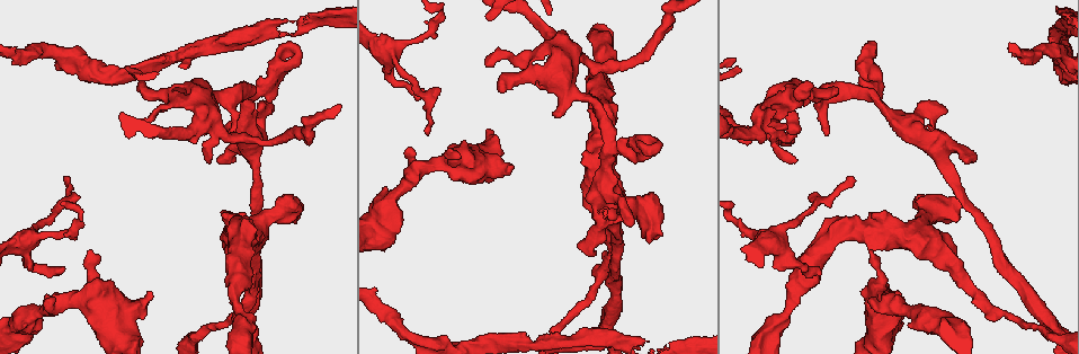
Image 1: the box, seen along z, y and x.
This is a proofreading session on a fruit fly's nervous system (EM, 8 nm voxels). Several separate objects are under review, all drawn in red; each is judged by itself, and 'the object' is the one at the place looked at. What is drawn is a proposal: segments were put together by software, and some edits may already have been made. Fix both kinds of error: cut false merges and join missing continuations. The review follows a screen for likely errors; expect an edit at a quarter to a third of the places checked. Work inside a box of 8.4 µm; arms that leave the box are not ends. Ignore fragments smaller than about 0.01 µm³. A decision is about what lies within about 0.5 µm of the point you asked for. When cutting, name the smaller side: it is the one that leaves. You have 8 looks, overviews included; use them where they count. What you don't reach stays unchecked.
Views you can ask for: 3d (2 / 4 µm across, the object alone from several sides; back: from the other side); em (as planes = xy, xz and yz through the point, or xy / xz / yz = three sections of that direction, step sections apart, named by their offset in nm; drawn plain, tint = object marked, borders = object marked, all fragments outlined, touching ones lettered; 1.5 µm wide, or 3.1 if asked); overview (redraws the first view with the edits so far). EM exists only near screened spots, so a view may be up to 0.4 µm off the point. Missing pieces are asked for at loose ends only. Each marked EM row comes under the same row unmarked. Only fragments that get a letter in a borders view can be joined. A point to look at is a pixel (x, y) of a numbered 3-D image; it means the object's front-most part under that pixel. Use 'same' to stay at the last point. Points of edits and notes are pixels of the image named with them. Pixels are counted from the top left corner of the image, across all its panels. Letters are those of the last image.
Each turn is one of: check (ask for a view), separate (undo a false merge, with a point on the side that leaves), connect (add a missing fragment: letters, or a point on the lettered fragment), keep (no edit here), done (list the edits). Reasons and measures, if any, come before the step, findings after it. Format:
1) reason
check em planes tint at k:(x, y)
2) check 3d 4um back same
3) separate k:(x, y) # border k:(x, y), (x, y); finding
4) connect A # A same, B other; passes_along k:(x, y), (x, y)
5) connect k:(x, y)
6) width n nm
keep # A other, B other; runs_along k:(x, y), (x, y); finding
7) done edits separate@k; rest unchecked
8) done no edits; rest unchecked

an open end
check 3d 4um back at 1:(217, 161)

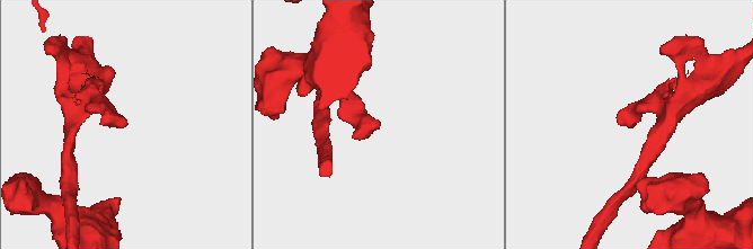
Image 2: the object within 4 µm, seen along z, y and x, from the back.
now the EM
check em xz step 4 borders at 2:(380, 122)

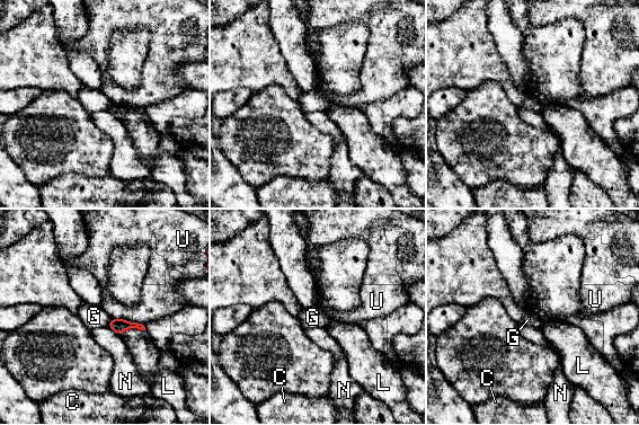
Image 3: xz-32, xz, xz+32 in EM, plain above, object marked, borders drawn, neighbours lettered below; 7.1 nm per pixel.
longest_contact U 240 nm
keep # C other, G other, L other, N other, U other; no lettered fragment goes on from it

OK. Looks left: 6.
tapers out
check em planes borders at 1:(64, 176)

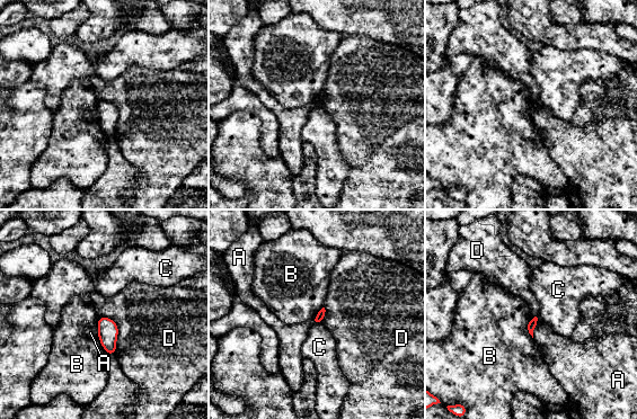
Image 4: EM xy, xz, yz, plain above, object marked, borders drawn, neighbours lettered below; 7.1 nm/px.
longest_contact D 300 nm
keep # A other, B other, C other, D other; border 4:(99, 315), (116, 323), (115, 354); none of them fits

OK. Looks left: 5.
an open end
check 3d 4um at 1:(809, 269)

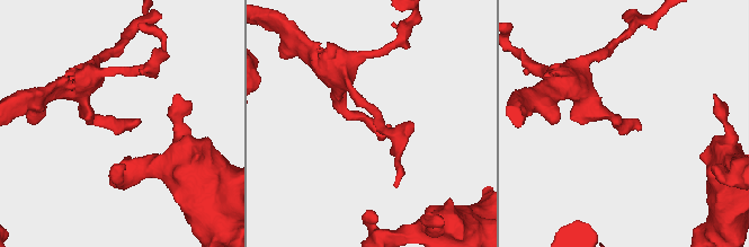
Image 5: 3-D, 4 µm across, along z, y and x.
shape alone is not enough
check em yz step 4 borders at 5:(625, 123)

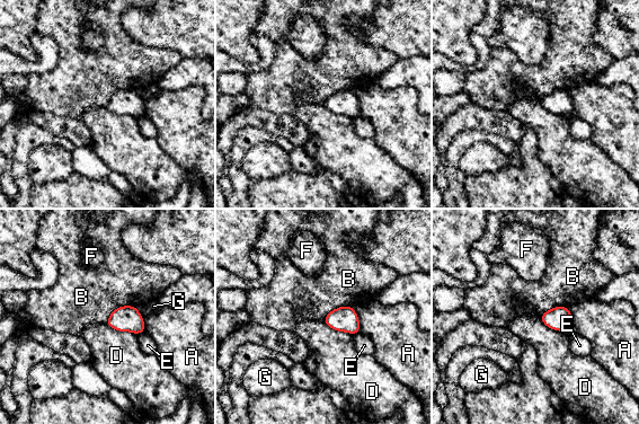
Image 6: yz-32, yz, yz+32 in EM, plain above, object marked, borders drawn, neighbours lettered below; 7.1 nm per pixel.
check em planes borders same

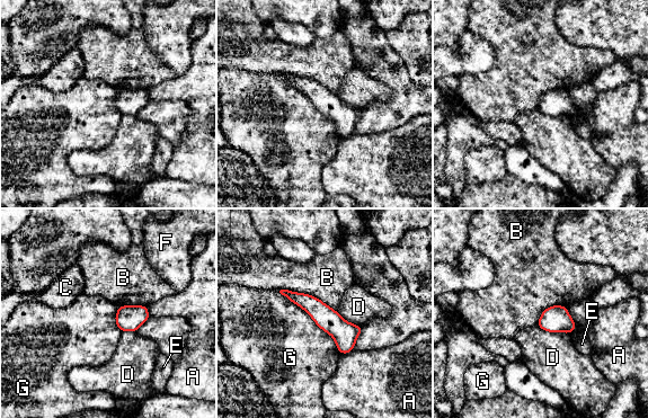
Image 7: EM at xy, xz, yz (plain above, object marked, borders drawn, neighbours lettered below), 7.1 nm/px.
keep # A other, B other, C other, D other, E other, F other, G other; none of them fits

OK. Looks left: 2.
done no edits; rest unchecked

